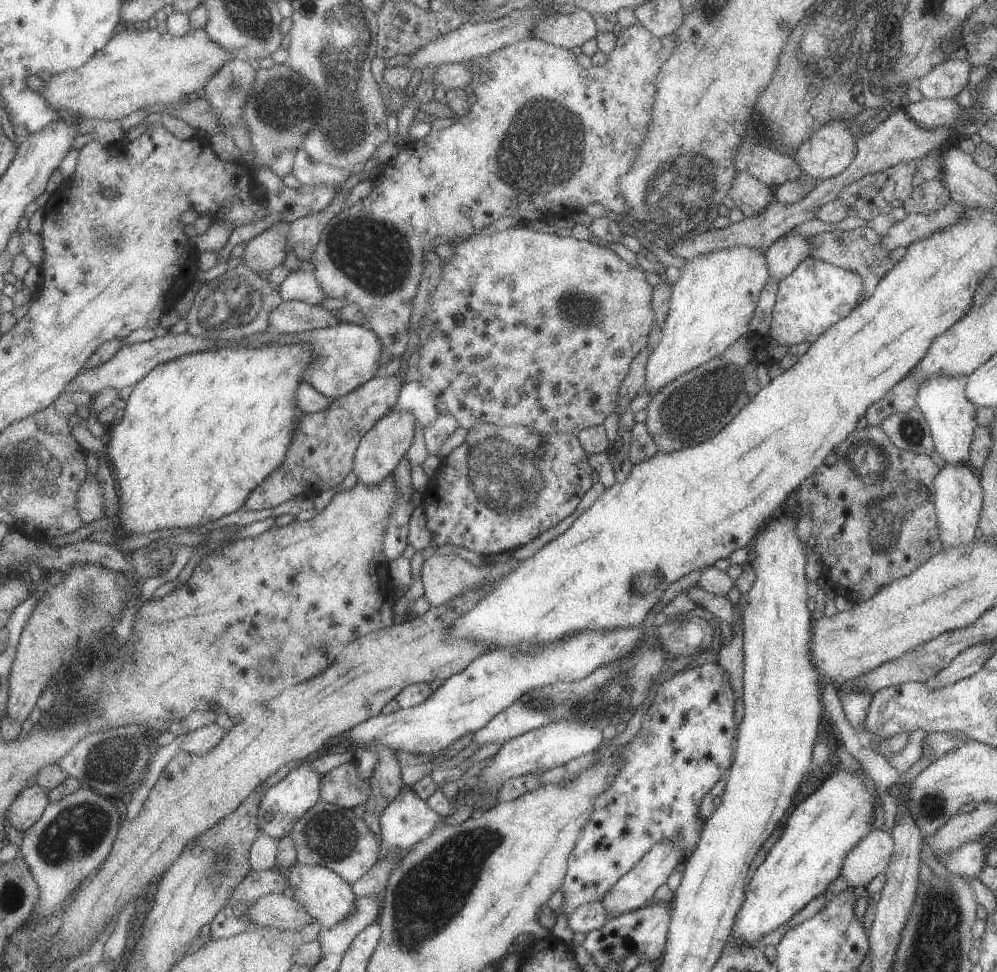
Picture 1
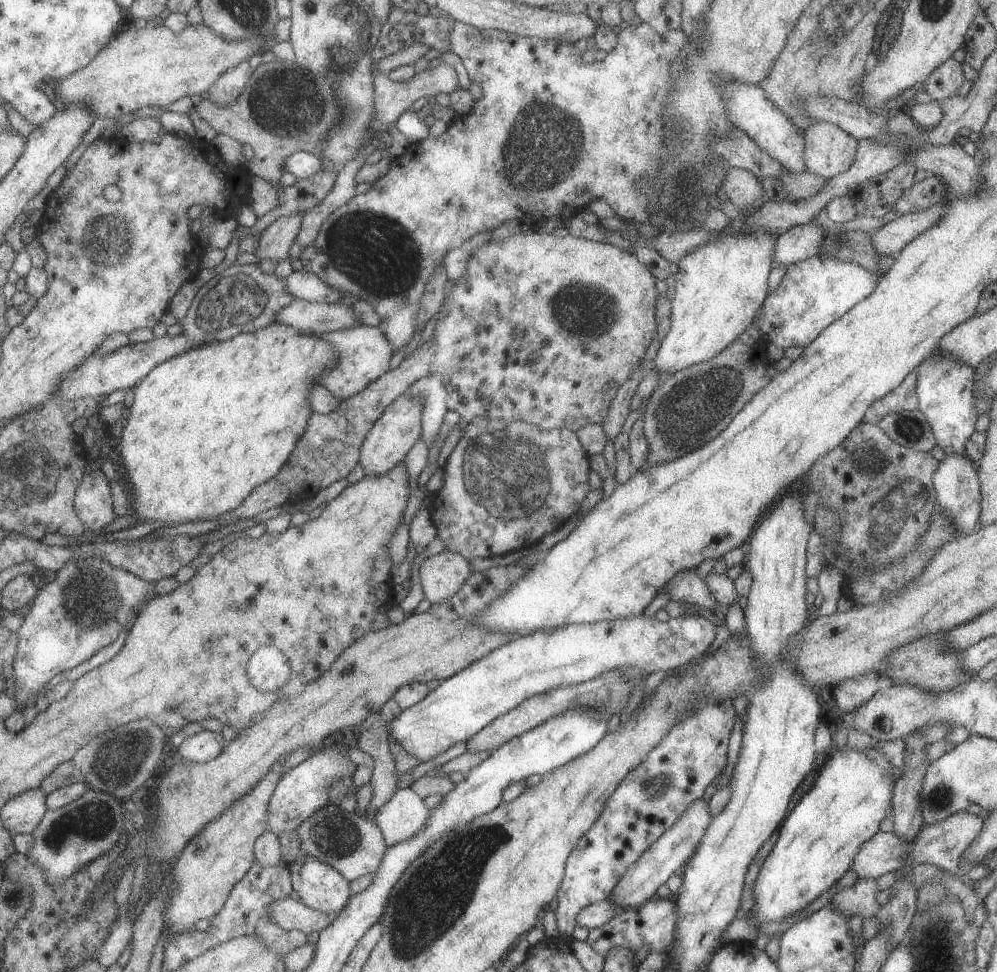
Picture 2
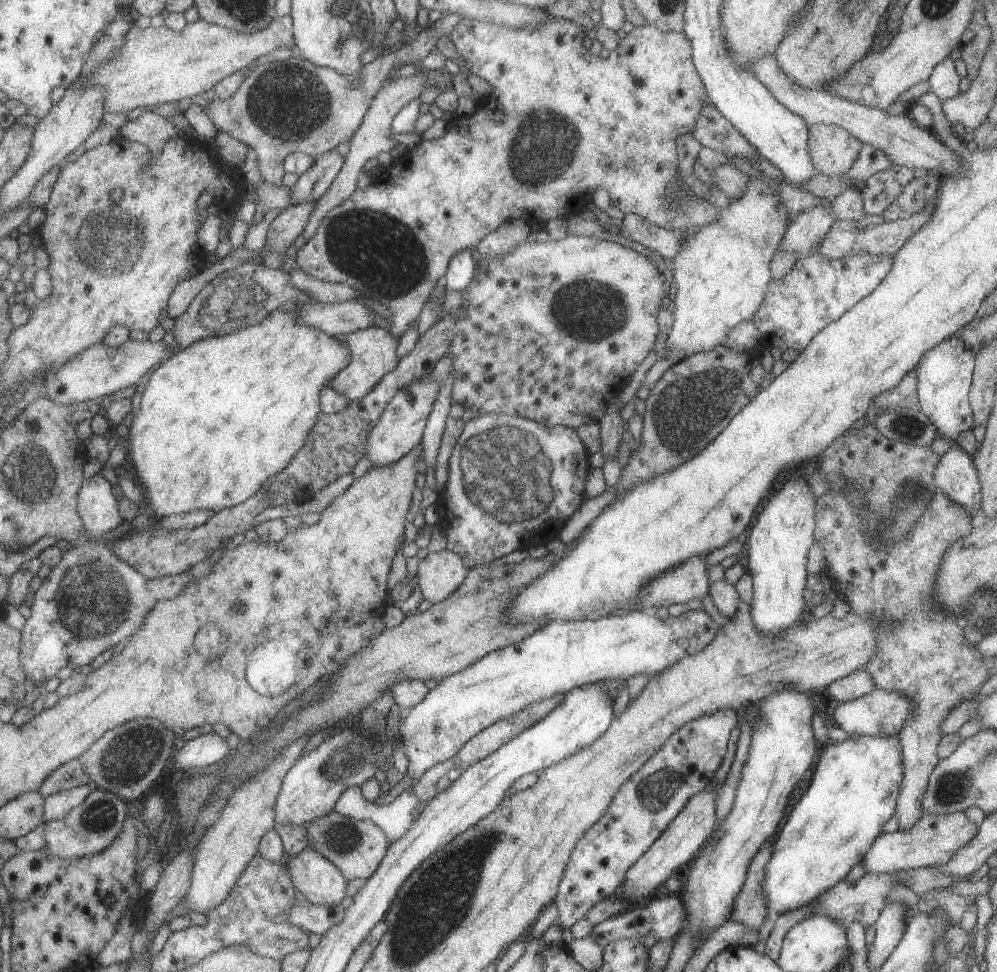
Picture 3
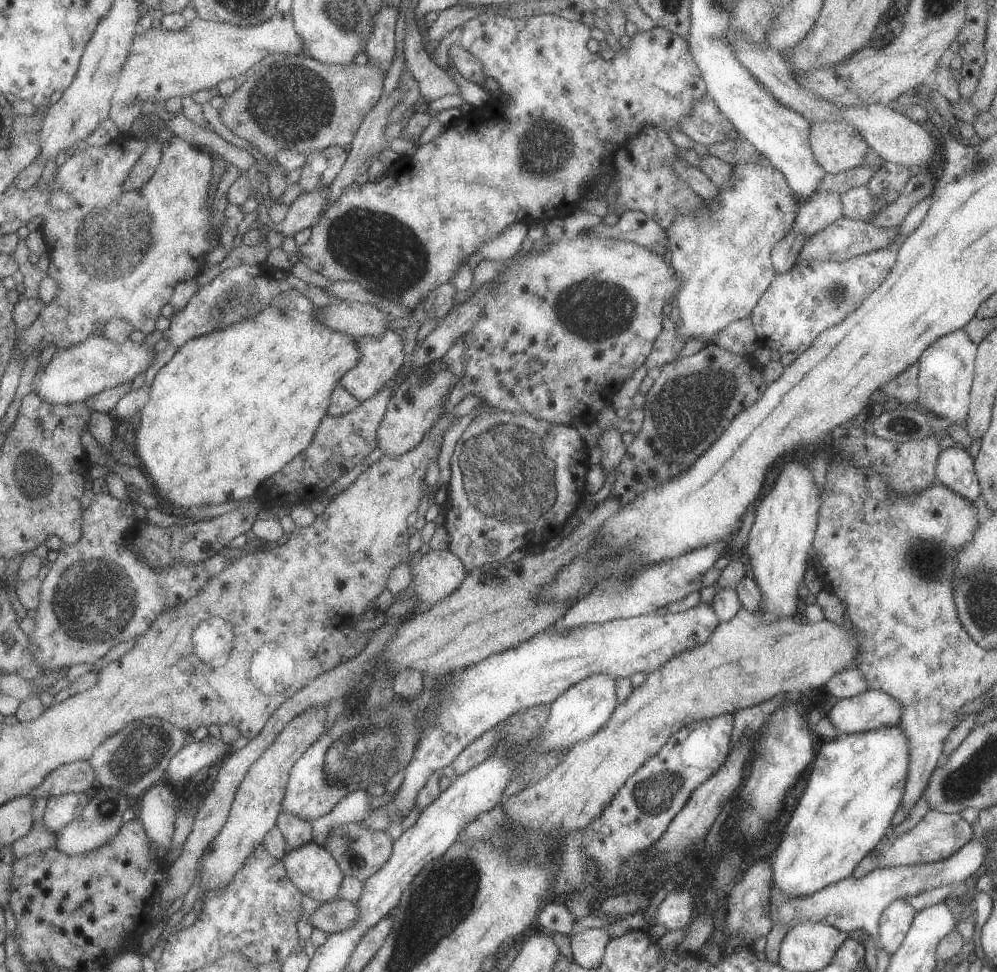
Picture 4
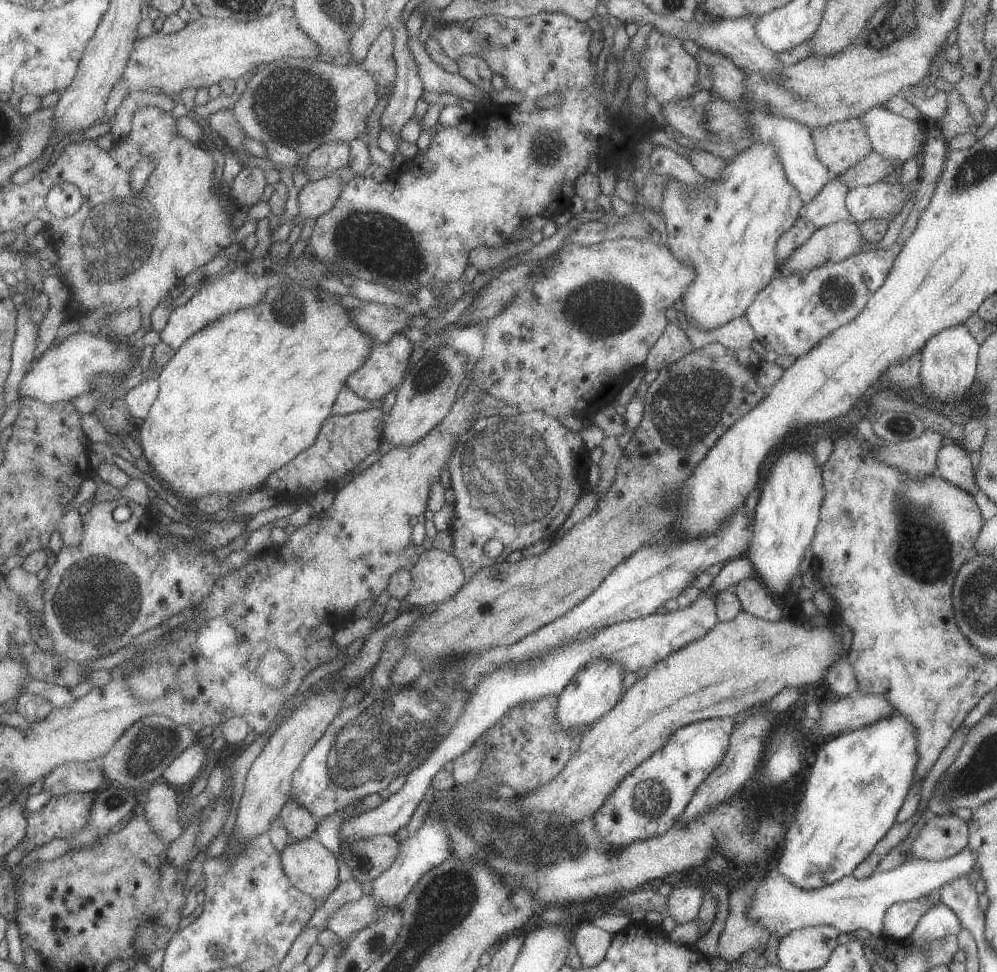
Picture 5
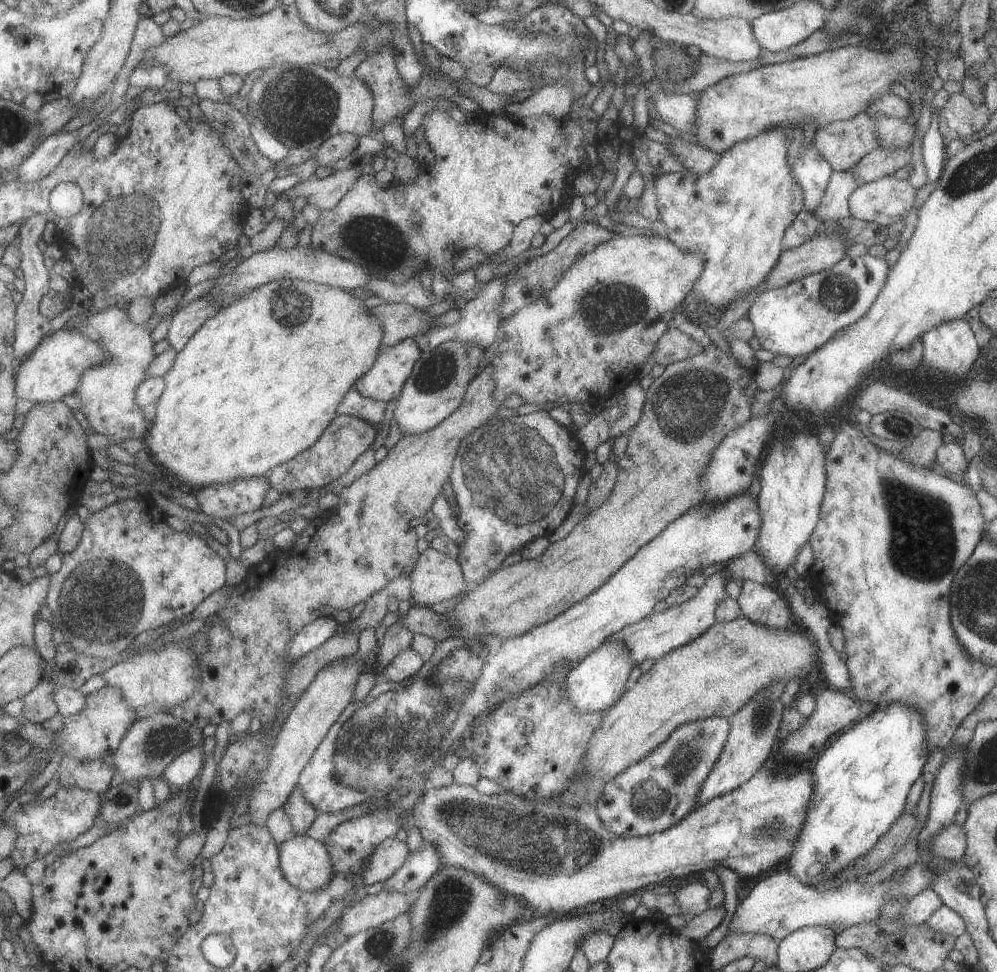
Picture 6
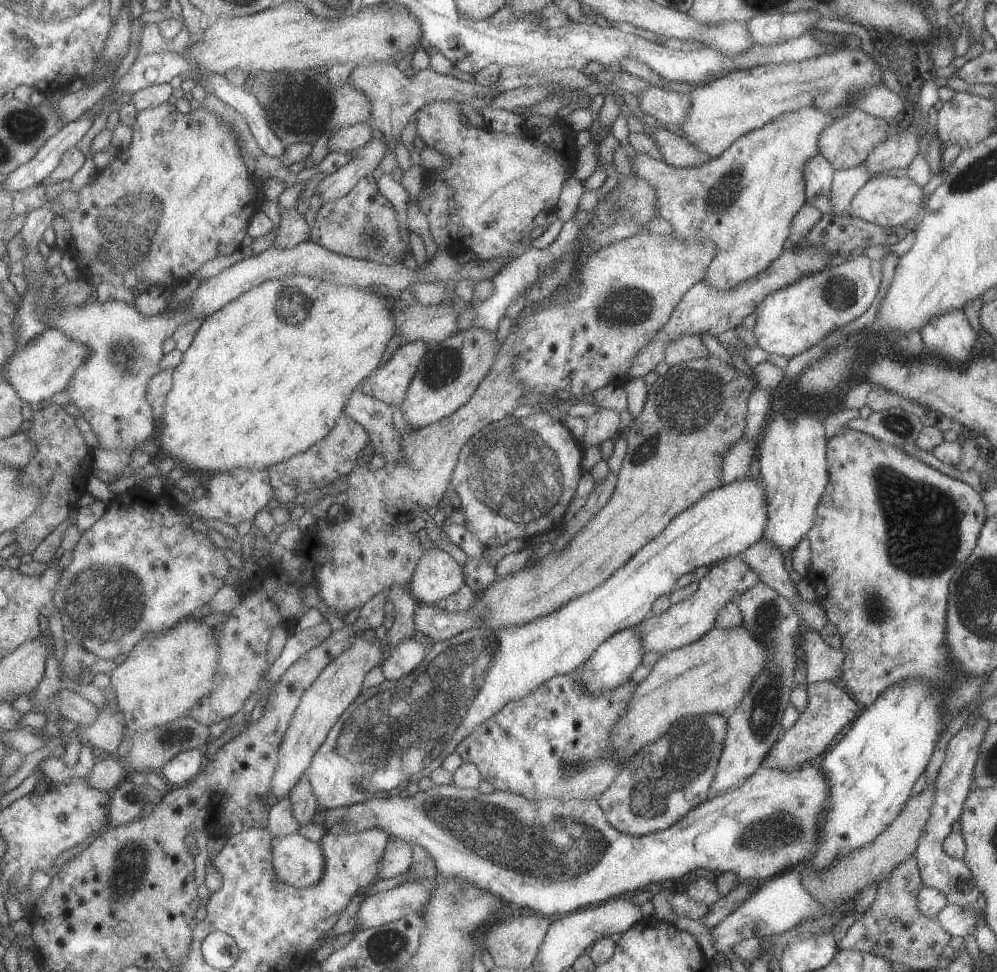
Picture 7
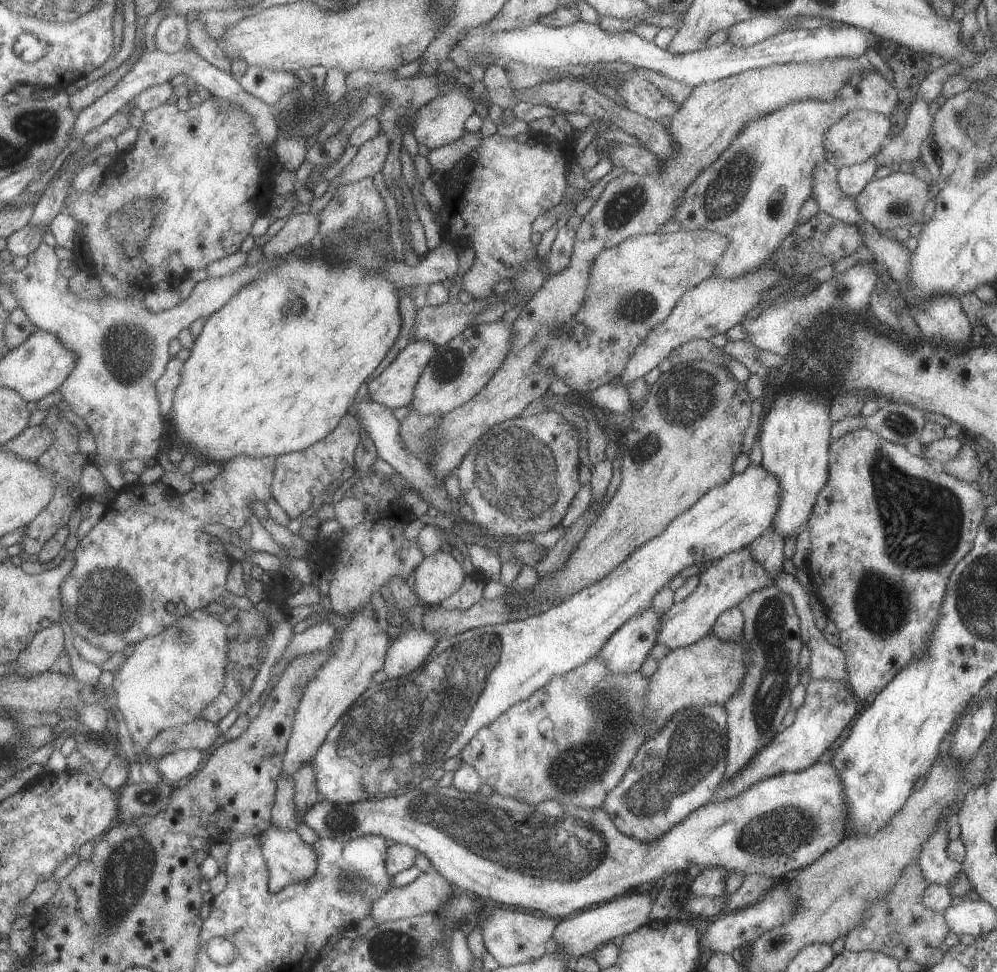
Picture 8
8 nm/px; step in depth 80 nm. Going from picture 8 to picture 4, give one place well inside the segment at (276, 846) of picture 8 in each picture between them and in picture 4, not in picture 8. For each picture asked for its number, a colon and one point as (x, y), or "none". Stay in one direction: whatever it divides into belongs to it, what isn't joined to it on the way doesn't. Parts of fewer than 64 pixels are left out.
4: (313, 871)
5: (309, 866)
6: (305, 863)
7: (298, 862)

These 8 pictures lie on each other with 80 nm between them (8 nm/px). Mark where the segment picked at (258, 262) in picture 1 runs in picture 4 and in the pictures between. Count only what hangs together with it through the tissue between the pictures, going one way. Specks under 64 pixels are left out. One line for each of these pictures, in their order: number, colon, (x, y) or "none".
2: (273, 244)
3: (284, 228)
4: (305, 209)

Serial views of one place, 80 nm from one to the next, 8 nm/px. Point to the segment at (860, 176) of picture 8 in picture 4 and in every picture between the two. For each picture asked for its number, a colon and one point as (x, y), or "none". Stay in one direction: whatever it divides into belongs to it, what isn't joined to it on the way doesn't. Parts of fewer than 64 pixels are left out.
4: (821, 209)
5: (828, 206)
6: (834, 203)
7: (845, 183)

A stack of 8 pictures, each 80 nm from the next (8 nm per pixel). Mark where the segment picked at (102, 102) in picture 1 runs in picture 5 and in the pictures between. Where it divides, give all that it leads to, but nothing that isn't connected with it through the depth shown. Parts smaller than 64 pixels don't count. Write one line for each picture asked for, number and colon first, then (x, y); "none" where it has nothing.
2: (154, 66)
3: (155, 65)
4: (160, 64)
5: (206, 50)

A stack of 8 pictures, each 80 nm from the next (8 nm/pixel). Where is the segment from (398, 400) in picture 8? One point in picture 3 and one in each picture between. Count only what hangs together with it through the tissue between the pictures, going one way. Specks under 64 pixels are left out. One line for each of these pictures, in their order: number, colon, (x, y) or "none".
3: (372, 350)
4: (381, 358)
5: (386, 365)
6: (383, 380)
7: (388, 383)

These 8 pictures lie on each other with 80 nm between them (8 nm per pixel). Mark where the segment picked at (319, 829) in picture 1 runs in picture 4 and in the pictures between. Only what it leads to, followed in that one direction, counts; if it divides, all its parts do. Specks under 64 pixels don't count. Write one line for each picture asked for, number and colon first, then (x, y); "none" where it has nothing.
2: (352, 845)
3: (355, 847)
4: (359, 851)

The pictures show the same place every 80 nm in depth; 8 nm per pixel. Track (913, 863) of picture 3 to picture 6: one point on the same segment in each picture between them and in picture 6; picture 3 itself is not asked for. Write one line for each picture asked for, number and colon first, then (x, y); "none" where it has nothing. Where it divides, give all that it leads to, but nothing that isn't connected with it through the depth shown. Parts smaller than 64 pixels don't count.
4: (936, 836)
5: (942, 837)
6: (950, 843)

